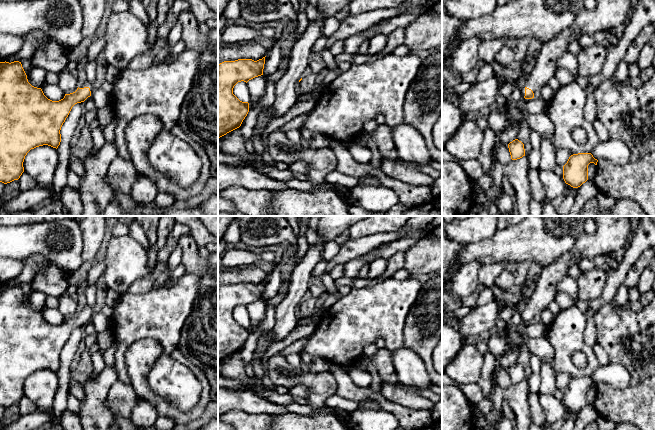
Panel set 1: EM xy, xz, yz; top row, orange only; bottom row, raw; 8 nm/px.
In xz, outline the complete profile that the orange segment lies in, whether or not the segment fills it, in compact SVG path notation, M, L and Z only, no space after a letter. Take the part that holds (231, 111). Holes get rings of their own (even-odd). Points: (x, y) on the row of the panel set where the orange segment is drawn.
M265 57L254 61L252 59L238 59L224 61L218 64L218 139L227 133L239 128L249 112L249 103L240 101L234 94L234 86L241 81L263 75Z

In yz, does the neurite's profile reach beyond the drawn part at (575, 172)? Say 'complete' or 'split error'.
complete

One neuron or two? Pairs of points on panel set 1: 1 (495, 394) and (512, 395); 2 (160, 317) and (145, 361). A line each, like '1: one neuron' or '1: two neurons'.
1: two neurons
2: two neurons

